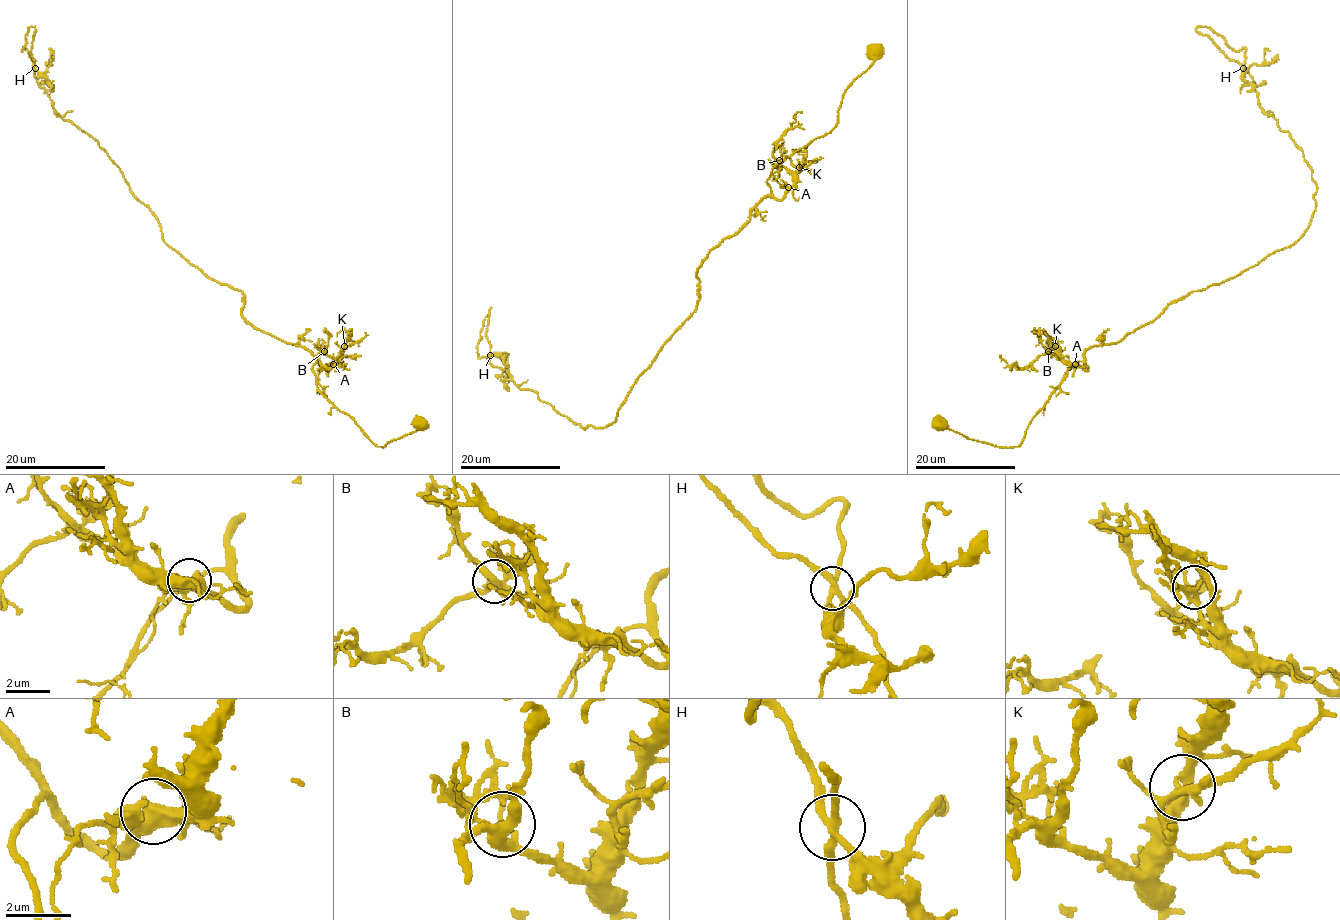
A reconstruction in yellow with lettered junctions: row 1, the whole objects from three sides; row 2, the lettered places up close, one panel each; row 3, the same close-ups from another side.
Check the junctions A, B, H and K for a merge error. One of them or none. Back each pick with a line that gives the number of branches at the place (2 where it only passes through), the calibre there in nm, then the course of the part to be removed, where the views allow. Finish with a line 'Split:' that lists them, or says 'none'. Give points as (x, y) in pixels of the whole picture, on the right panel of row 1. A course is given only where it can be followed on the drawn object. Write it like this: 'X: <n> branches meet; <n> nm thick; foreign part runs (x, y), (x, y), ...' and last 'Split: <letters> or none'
Split: none

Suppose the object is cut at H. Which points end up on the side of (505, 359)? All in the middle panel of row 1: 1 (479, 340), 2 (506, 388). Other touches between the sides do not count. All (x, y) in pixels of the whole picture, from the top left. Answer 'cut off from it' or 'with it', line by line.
1: with it
2: with it

